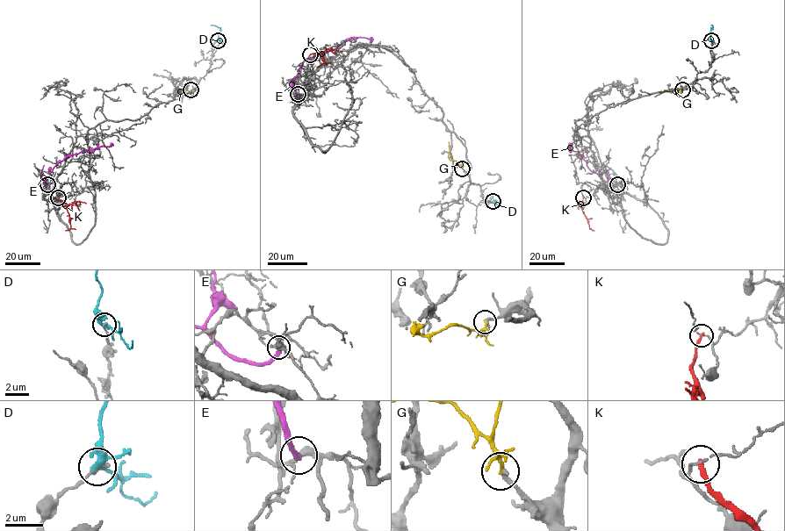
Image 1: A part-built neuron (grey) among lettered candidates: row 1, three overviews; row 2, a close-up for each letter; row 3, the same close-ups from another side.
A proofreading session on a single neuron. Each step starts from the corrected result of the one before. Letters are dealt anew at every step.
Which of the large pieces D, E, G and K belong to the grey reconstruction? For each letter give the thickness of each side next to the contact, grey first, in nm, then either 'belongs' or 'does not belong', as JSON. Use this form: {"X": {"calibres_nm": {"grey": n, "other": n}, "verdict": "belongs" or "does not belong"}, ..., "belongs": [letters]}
{"D": {"calibres_nm": {"grey": 170, "other": 320}, "verdict": "does not belong"}, "E": {"calibres_nm": {"grey": 280, "other": 280}, "verdict": "does not belong"}, "G": {"calibres_nm": {"grey": 240, "other": 130}, "verdict": "does not belong"}, "K": {"calibres_nm": {"grey": 100, "other": 280}, "verdict": "does not belong"}, "belongs": []}

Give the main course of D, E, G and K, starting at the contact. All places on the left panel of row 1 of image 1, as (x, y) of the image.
D: (218, 39), (220, 28), (210, 25)
E: (47, 184), (46, 187), (44, 182), (52, 169), (68, 156), (112, 143)
G: (190, 89), (179, 92)
K: (58, 197), (69, 214), (70, 228), (65, 231)

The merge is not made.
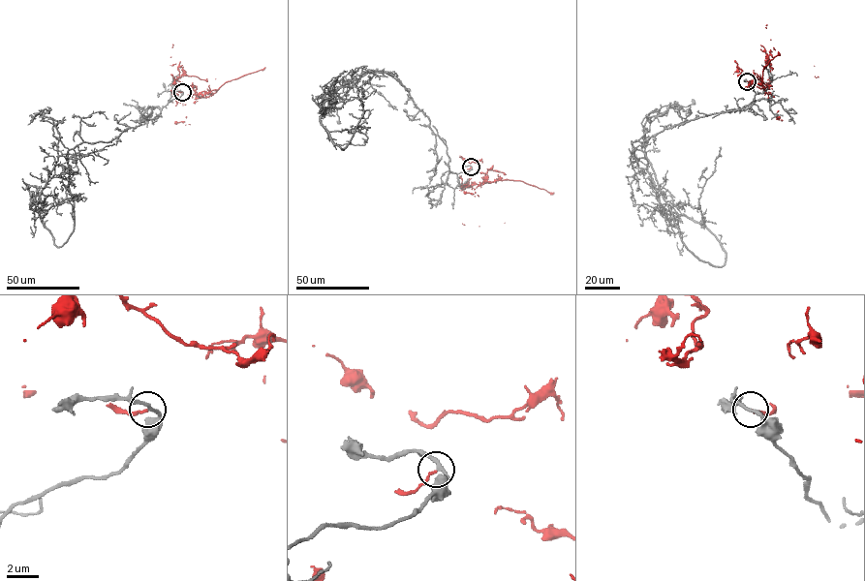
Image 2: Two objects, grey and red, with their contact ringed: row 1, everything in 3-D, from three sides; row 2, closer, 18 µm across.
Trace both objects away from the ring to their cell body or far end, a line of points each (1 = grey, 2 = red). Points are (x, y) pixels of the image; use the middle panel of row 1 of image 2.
1: (471, 167), (449, 171), (429, 119), (382, 71), (368, 69), (329, 95), (321, 124), (367, 137), (338, 144)
2: (471, 167), (484, 173), (485, 181), (500, 179), (474, 183), (462, 188), (465, 225)

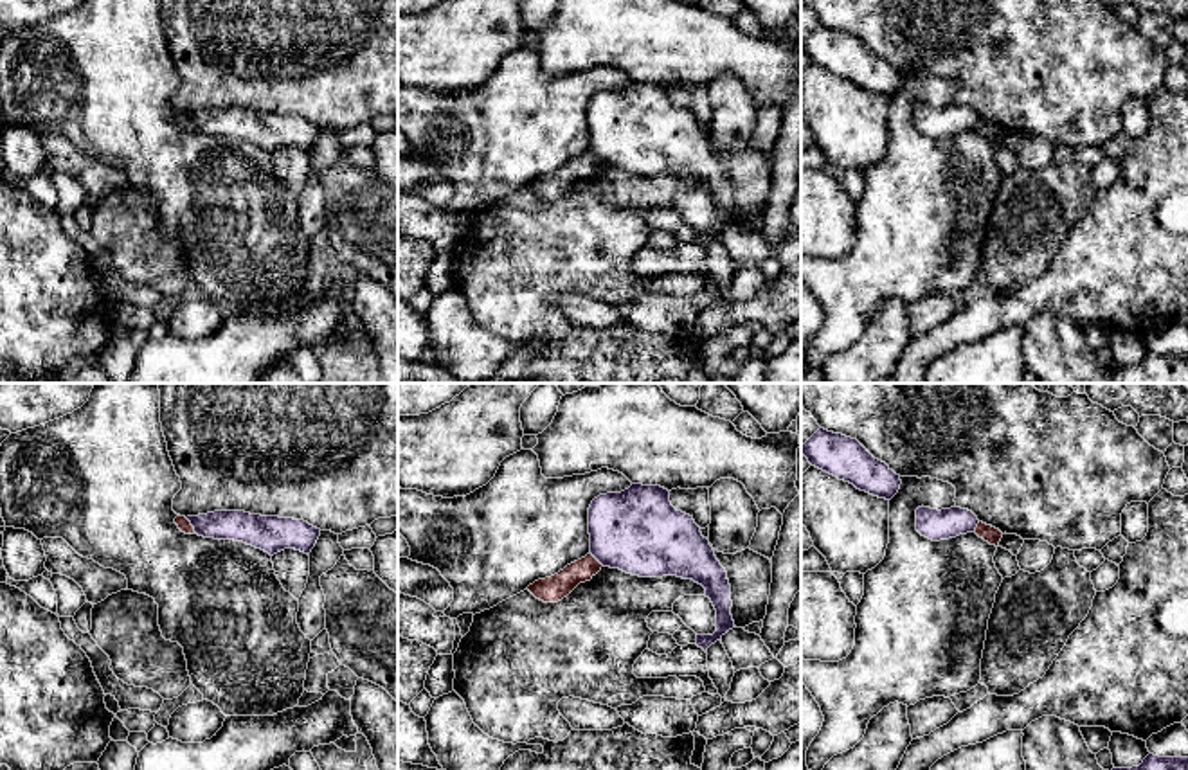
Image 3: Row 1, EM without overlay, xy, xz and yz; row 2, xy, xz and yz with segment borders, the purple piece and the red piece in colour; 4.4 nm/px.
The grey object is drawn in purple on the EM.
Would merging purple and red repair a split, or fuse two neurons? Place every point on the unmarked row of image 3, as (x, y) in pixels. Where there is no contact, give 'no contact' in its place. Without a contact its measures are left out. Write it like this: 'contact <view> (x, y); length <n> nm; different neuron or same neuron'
contact xy (191, 121); length 90 nm; different neuron

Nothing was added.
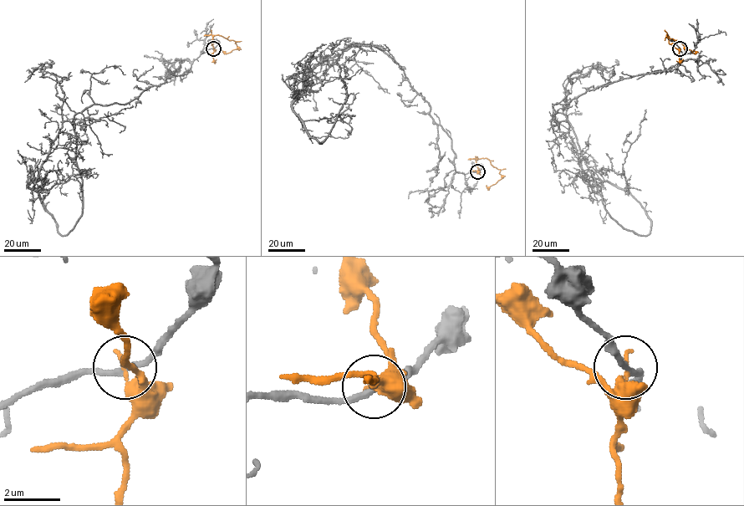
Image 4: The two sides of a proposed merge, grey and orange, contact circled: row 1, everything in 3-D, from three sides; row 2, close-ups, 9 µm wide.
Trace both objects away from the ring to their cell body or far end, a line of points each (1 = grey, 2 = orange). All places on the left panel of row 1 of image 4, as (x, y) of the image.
1: (213, 48), (129, 102), (92, 104), (90, 124), (65, 120), (38, 191), (88, 139), (84, 119), (50, 110)
2: (213, 48), (211, 39), (216, 35), (235, 41), (236, 49), (226, 53), (222, 50)

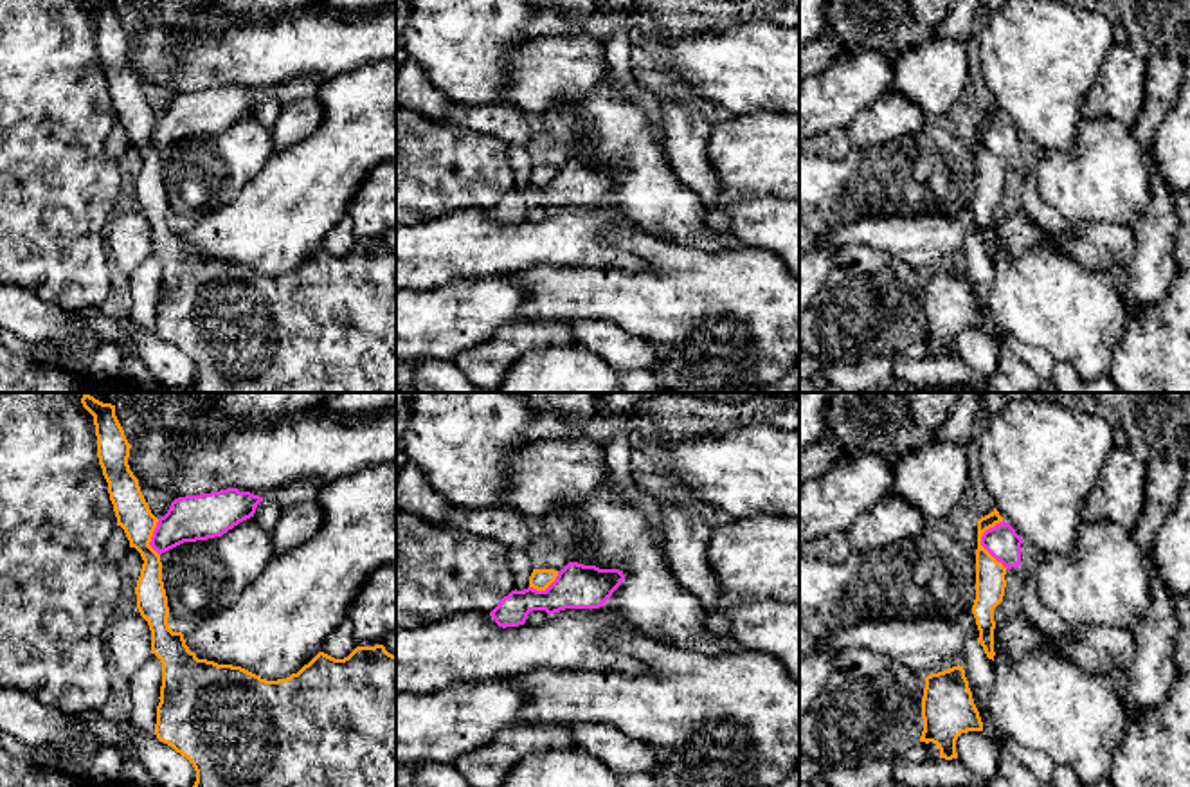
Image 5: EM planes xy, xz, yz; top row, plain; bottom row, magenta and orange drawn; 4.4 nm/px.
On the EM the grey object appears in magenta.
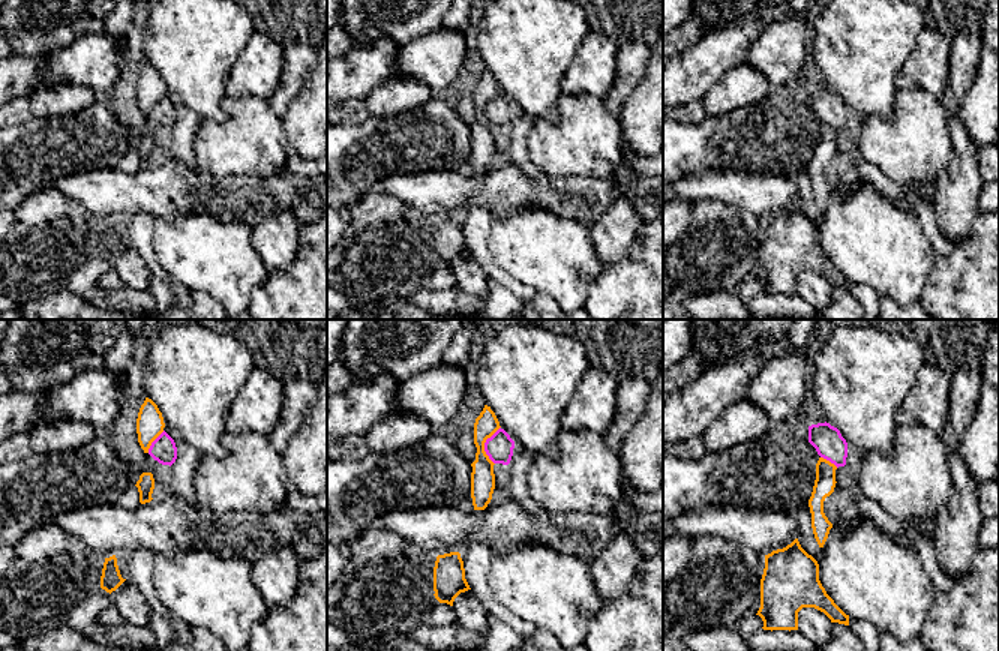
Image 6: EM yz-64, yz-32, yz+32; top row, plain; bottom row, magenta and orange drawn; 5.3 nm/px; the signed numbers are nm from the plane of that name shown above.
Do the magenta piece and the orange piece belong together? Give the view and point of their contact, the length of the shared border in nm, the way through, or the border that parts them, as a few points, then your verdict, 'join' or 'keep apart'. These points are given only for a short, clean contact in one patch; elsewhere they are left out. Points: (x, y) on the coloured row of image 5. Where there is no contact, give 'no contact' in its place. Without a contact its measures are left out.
meets magenta in yz at (982, 544); contact 220 nm long; border along yz (1000, 521), (983, 533), (982, 544), (1007, 568); keep apart

